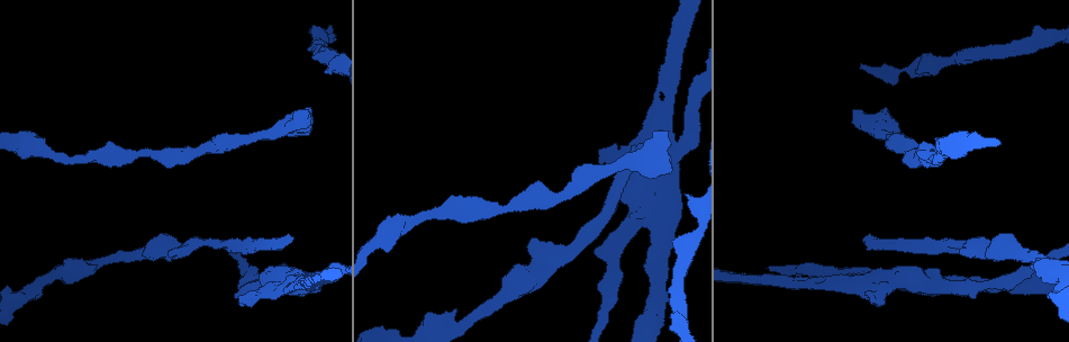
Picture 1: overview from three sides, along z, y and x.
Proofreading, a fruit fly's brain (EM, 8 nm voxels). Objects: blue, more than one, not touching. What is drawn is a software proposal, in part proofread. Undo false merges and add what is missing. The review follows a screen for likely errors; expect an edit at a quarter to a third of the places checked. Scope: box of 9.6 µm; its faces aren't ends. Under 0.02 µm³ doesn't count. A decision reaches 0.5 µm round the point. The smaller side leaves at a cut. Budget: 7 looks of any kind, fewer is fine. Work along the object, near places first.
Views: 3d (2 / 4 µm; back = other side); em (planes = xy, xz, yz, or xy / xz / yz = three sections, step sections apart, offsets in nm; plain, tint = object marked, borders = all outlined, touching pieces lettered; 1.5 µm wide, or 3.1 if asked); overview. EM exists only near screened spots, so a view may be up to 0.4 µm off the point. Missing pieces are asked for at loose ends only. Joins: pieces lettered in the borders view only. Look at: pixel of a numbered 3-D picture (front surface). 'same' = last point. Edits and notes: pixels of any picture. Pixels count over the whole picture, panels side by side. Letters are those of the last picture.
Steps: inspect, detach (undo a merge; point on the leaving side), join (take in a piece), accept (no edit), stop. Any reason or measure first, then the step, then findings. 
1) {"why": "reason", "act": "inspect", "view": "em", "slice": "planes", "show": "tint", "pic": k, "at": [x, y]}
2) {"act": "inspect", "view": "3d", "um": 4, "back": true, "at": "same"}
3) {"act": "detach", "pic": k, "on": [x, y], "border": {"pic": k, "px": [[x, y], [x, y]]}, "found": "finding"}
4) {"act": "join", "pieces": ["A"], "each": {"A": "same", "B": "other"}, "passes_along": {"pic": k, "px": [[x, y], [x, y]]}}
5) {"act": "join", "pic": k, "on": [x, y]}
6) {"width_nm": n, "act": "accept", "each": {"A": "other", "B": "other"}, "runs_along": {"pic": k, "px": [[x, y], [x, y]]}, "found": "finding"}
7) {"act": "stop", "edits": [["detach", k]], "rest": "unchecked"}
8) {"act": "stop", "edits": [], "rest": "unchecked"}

{"why": "an open end", "act": "inspect", "view": "em", "slice": "yz", "step": 4, "show": "borders", "pic": 1, "at": [669, 130]}

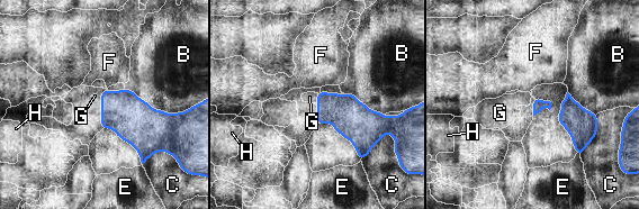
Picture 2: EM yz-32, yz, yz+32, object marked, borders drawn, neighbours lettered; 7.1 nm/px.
{"act": "join", "pieces": ["G"], "each": {"B": "other", "C": "other", "E": "other", "F": "other", "G": "same", "H": "other"}, "passes_along": {"pic": 2, "px": [[347, 115], [317, 98], [309, 97]]}, "found": "the neuron continues"}

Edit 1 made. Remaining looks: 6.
{"act": "inspect", "view": "overview"}

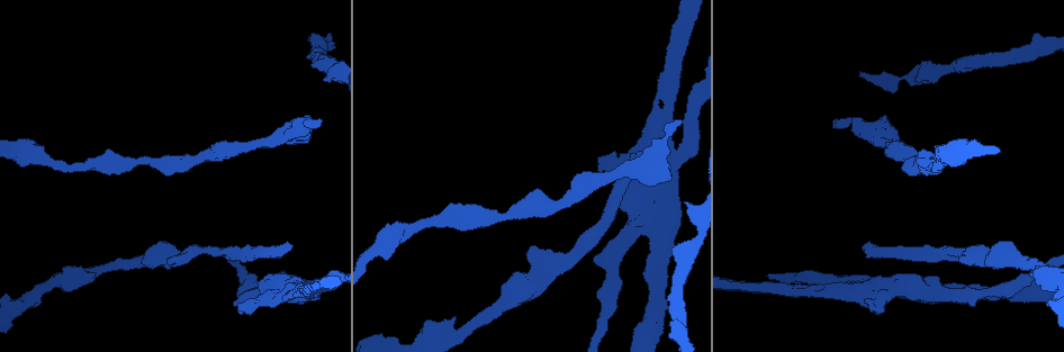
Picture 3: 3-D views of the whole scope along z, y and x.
{"why": "an open end", "act": "inspect", "view": "3d", "um": 2, "pic": 3, "at": [291, 248]}

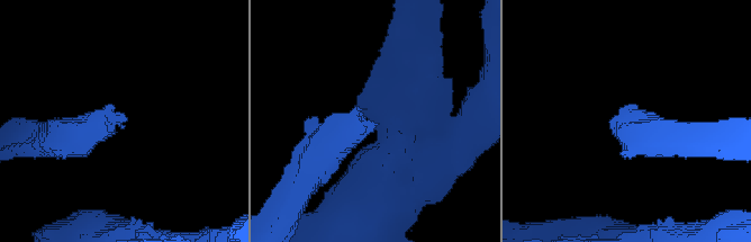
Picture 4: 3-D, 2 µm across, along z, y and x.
{"act": "inspect", "view": "em", "slice": "xy", "step": 4, "show": "borders", "pic": 4, "at": [375, 123]}

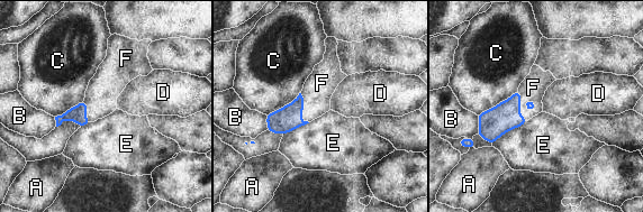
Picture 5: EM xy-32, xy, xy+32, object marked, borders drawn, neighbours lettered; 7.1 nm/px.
{"longest_contact_nm": ["C", 340], "act": "join", "pieces": ["F"], "each": {"A": "other", "B": "other", "C": "other", "D": "other", "E": "other", "F": "same"}, "found": "it goes on there"}

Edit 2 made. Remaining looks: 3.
{"act": "inspect", "view": "3d", "um": 2, "back": true, "pic": 3, "at": [599, 159]}

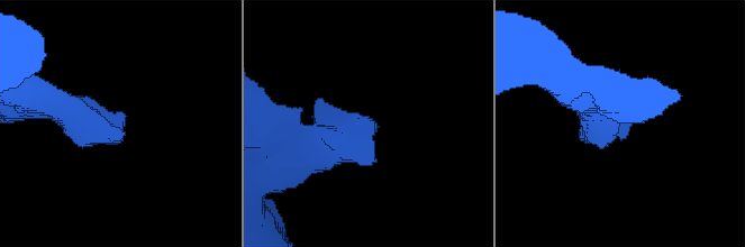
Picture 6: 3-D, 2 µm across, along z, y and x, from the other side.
{"act": "inspect", "view": "em", "slice": "xy", "step": 4, "show": "borders", "pic": 6, "at": [623, 130]}

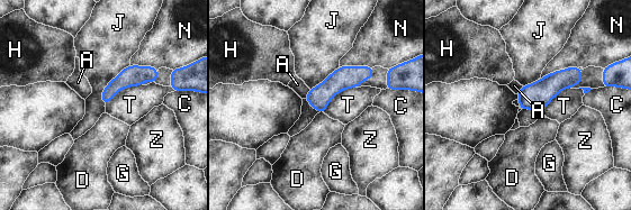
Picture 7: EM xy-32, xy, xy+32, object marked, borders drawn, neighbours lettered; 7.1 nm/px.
{"act": "inspect", "view": "em", "slice": "planes", "show": "borders", "at": "same"}

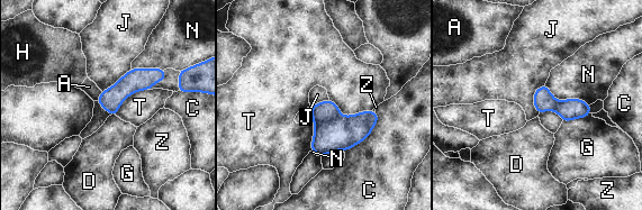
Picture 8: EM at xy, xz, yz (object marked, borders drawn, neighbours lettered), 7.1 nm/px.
{"act": "detach", "pic": 8, "on": [343, 133], "each": {"A": "other", "C": "other", "D": "other", "G": "other", "H": "other", "J": "other", "N": "other", "T": "other", "Z": "other"}, "border": {"pic": 8, "px": [[340, 115], [314, 125]]}, "found": "a second neuron is stuck on"}

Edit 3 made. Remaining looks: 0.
{"act": "stop", "edits": [["join", 2], ["join", 5], ["detach", 8]], "rest": "unchecked"}

